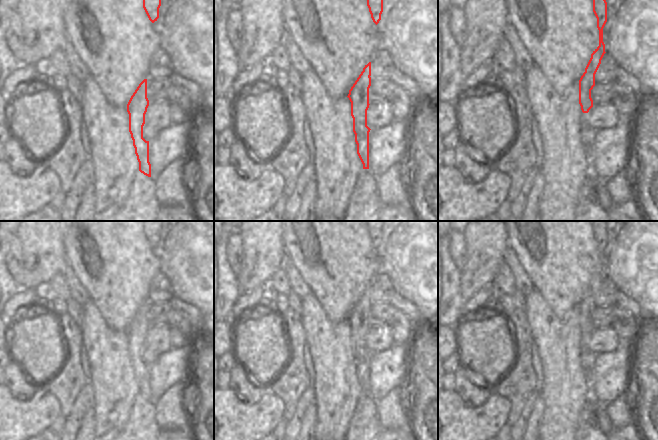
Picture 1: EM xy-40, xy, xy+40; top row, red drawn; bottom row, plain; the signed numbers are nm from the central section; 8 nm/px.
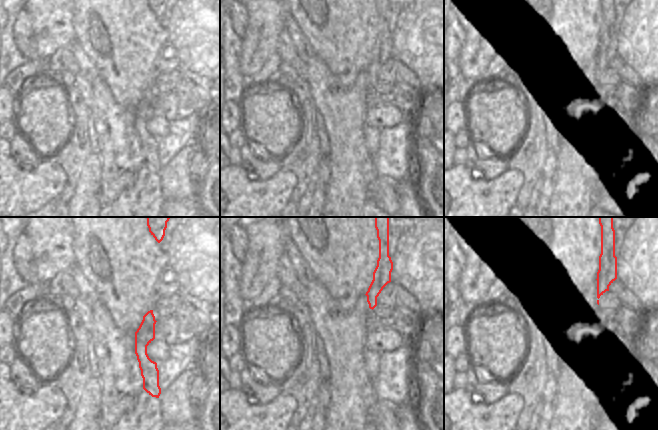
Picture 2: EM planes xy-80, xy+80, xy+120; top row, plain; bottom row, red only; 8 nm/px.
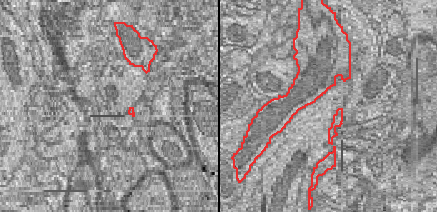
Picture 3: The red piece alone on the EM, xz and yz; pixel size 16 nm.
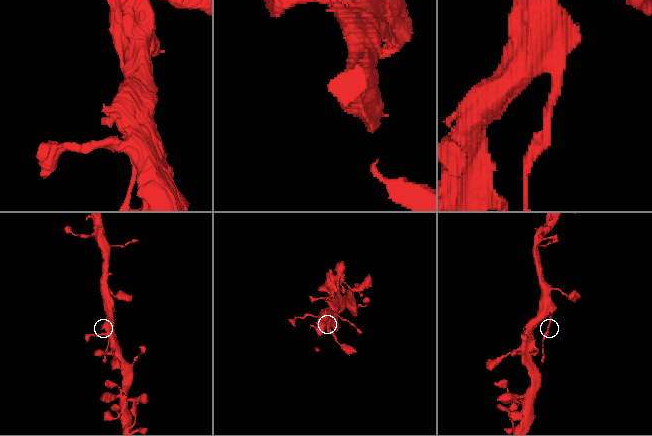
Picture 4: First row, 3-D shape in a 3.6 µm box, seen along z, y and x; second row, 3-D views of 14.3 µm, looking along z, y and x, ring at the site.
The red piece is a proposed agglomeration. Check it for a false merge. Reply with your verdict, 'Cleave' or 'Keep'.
Cleave.

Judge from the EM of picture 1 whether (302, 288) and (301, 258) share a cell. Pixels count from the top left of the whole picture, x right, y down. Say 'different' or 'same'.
different

